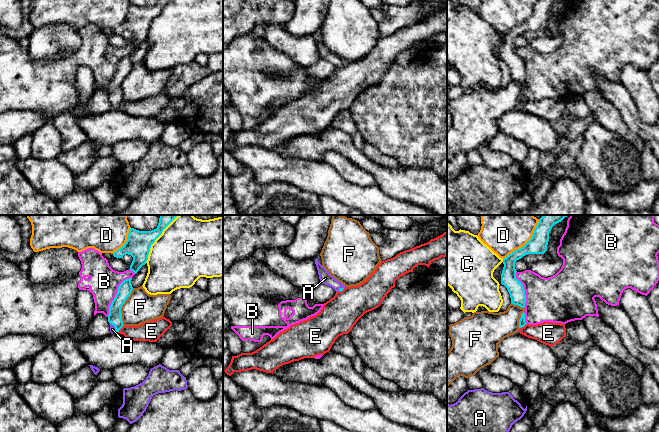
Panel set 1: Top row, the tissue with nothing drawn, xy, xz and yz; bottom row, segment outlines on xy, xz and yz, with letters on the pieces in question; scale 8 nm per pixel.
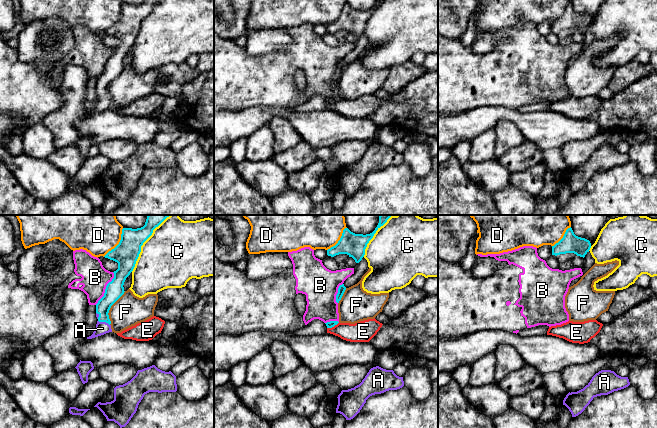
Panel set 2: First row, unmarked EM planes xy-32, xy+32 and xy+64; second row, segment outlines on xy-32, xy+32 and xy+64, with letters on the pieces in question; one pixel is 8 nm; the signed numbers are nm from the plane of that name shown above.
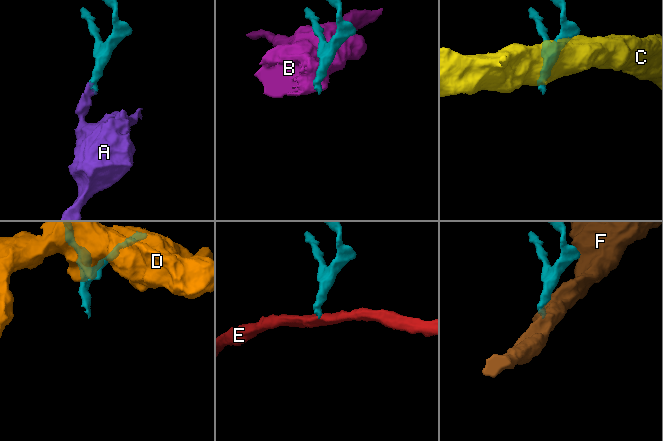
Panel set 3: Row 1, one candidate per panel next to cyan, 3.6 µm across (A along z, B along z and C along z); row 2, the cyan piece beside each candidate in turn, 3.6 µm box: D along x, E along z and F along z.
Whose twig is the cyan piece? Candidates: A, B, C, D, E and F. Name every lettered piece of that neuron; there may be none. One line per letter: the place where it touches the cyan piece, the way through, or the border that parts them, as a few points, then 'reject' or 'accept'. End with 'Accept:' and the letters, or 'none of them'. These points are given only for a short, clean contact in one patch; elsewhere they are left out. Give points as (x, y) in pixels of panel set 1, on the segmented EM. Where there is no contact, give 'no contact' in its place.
A: meets cyan in xy at (114, 326); runs through xy (115, 316), (114, 326), (112, 329); accept
B: meets cyan in xy at (116, 295); reject
C: meets cyan in xy at (157, 237); reject
D: meets cyan in yz at (527, 242); reject
E: meets cyan in xy at (120, 328); border along xy (123, 325), (118, 332); reject
F: meets cyan in xy at (121, 307); border along xy (133, 288), (121, 308), (123, 325); reject
Accept: A

